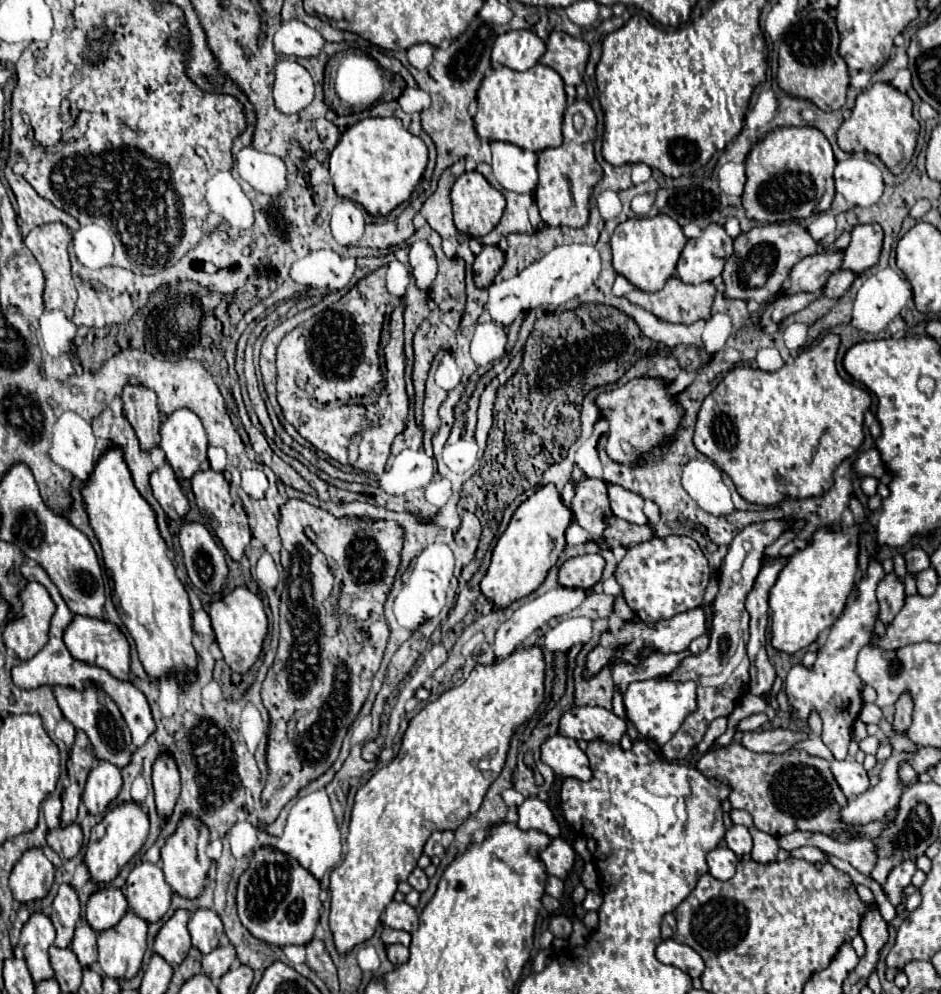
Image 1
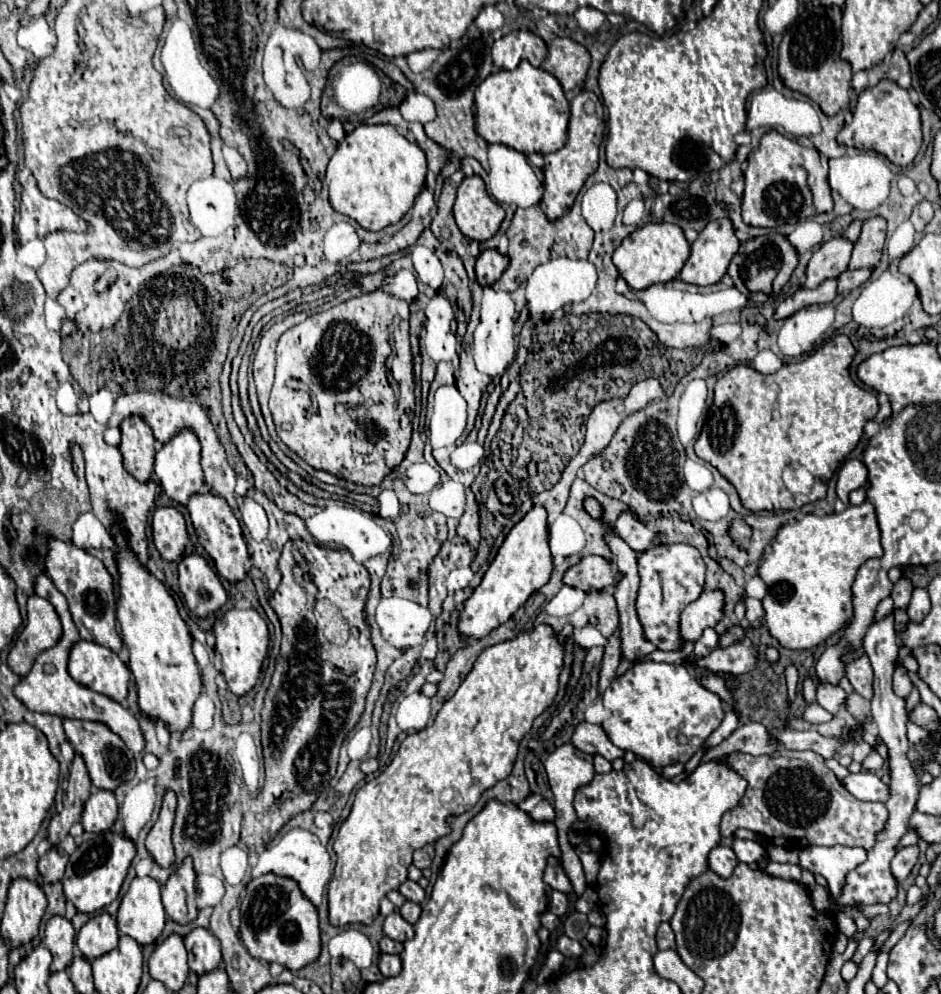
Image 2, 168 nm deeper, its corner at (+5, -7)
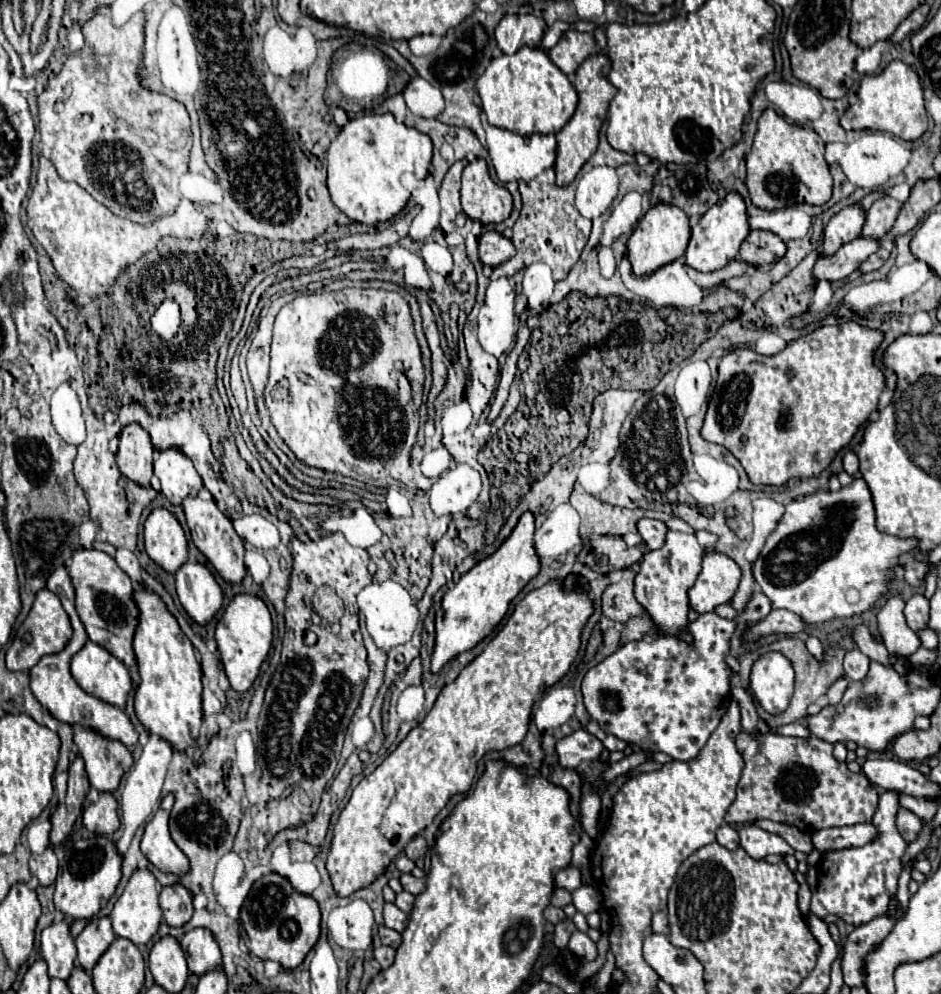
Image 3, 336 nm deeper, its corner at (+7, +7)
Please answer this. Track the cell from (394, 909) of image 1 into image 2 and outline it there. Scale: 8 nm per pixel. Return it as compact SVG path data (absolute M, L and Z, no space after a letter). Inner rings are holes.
M390 913L384 921L384 933L394 941L408 941L414 935L414 925L408 923L400 913Z

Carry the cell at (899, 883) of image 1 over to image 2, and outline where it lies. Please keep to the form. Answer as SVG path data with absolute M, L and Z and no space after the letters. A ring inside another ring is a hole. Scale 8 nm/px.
M916 845L898 851L894 855L894 859L892 859L892 875L894 875L894 879L898 883L902 883L910 875L912 867L916 865L916 861L918 861L918 847Z

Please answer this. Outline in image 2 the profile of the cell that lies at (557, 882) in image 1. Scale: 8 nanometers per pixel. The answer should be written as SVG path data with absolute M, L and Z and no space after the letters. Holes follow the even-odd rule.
M552 891L550 893L550 901L548 901L548 911L552 911L558 917L562 917L566 913L566 909L568 909L566 895L562 891Z

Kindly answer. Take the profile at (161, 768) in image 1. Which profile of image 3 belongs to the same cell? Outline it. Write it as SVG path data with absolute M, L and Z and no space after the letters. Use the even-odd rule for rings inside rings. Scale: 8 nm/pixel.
M166 795L160 803L158 813L154 815L154 819L148 821L144 829L140 849L158 871L182 875L182 873L188 873L190 863L186 861L186 855L178 849L178 845L174 845L168 831L168 817L170 817L172 805L174 805L174 797Z

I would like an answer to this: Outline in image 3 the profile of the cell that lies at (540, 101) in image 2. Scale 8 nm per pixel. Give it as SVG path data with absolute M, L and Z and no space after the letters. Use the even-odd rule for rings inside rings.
M526 45L514 55L500 55L494 59L476 81L476 89L482 97L482 111L486 113L488 123L518 135L558 133L574 115L578 105L574 85L550 61L548 53Z

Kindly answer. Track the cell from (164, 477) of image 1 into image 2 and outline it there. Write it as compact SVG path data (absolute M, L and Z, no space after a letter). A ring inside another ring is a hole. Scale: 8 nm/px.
M158 507L152 515L152 539L166 561L180 559L188 543L186 523L176 507Z

